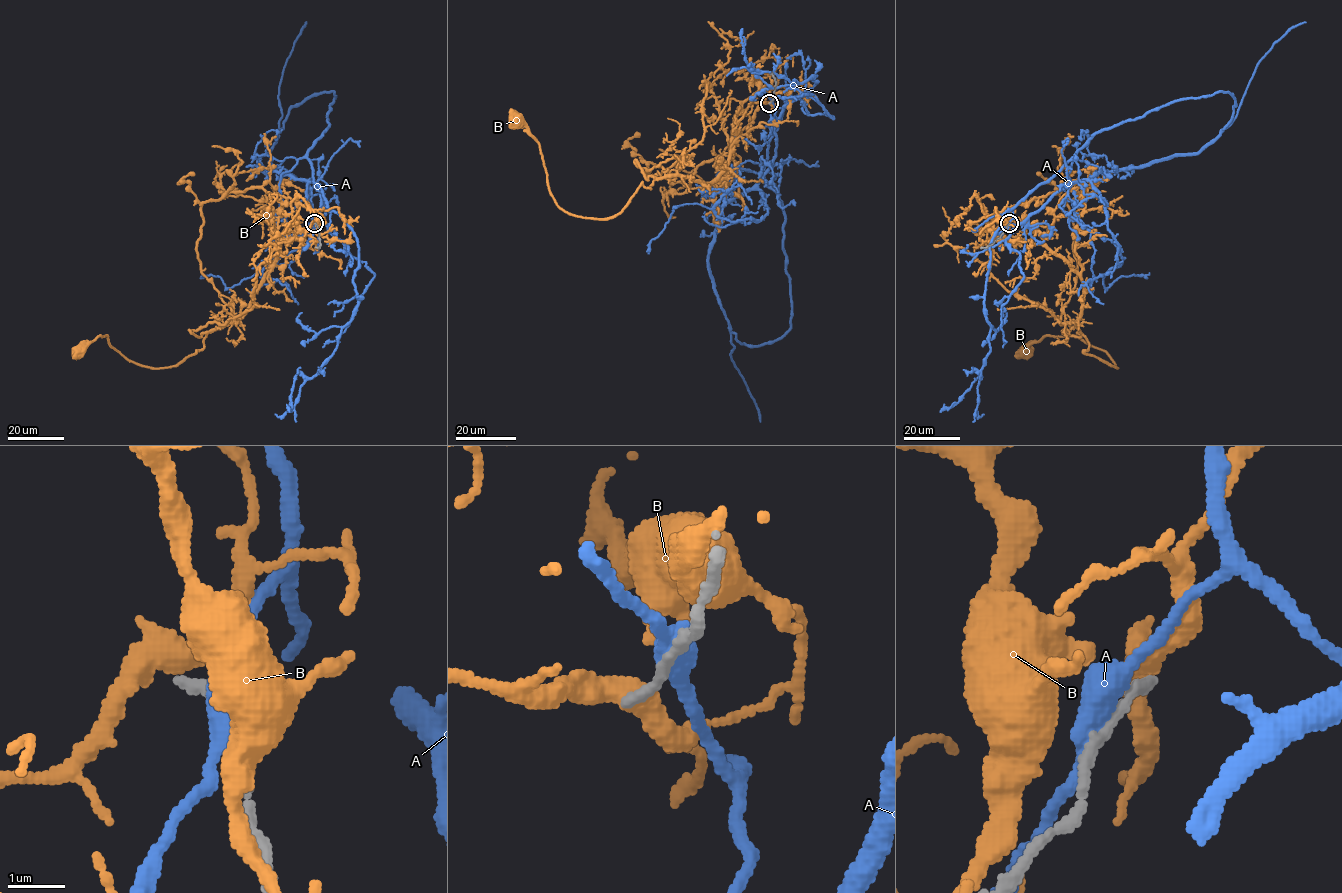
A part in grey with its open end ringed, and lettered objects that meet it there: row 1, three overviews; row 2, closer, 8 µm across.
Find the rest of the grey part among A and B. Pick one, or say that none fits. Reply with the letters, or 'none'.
none

